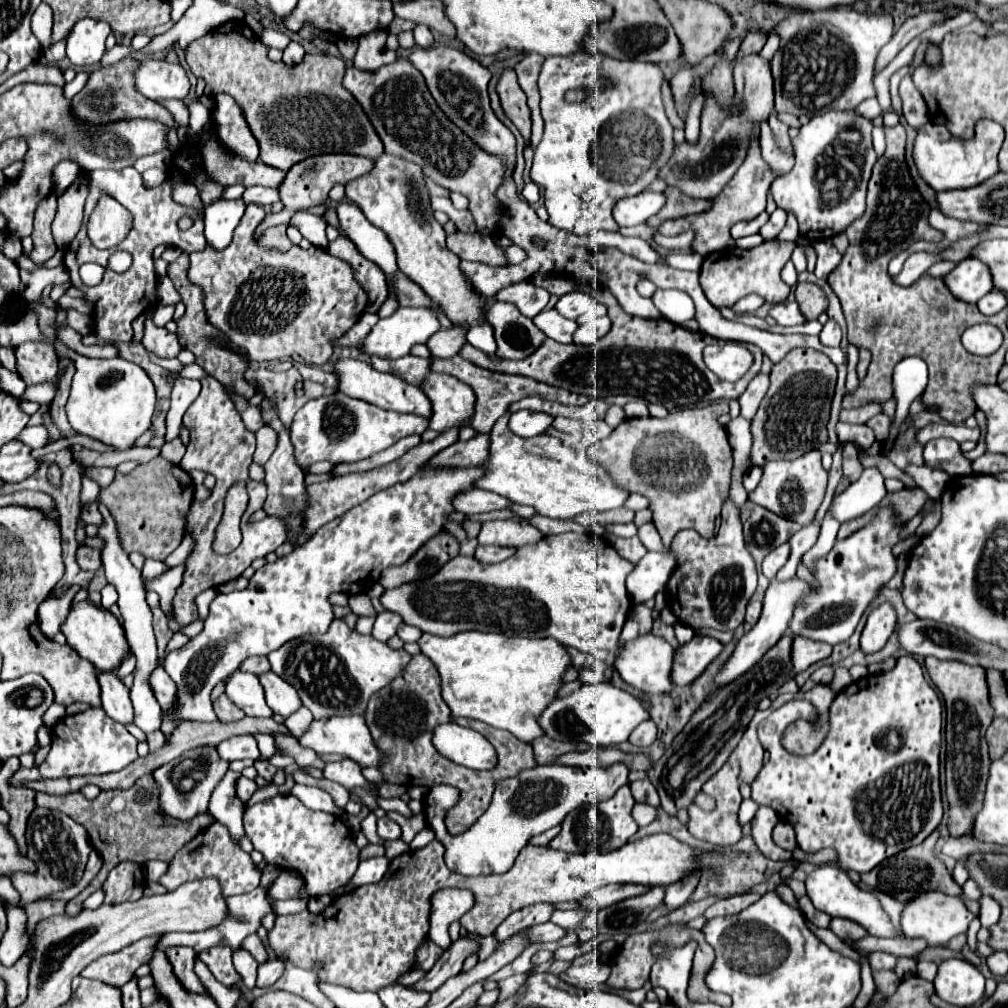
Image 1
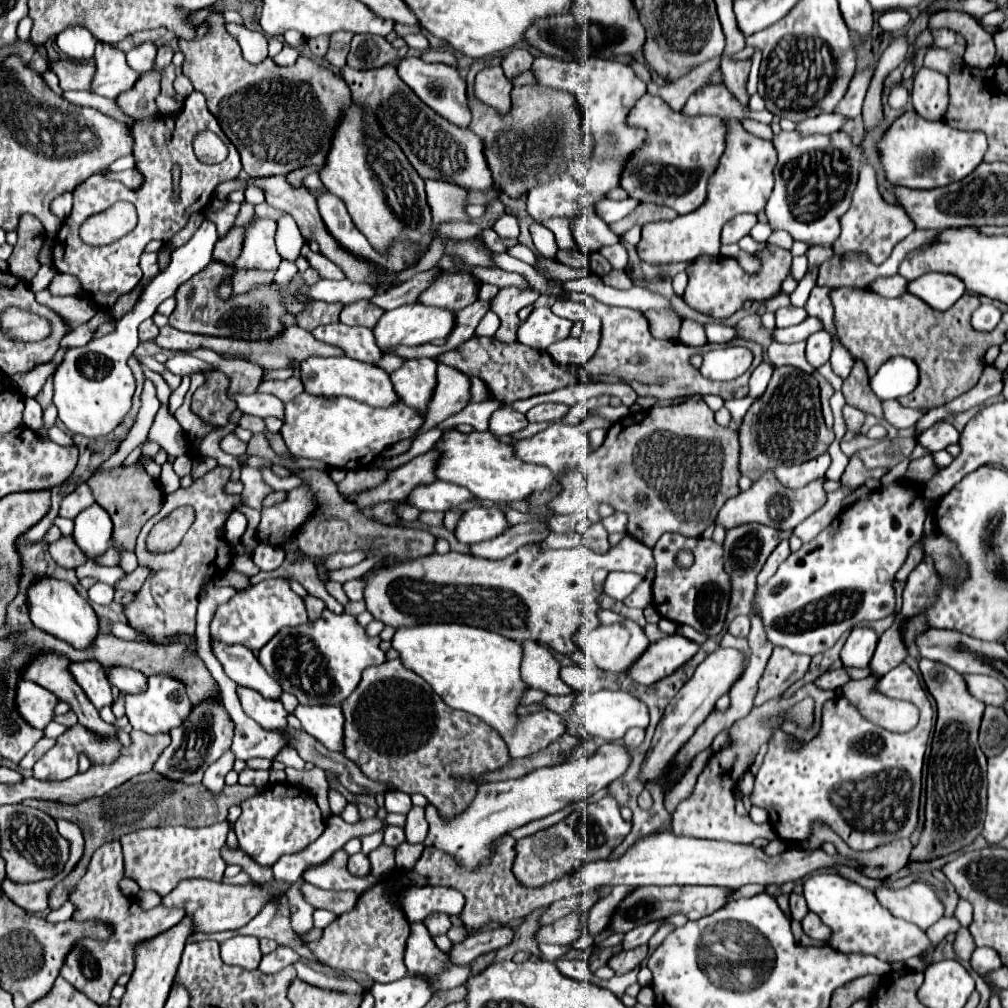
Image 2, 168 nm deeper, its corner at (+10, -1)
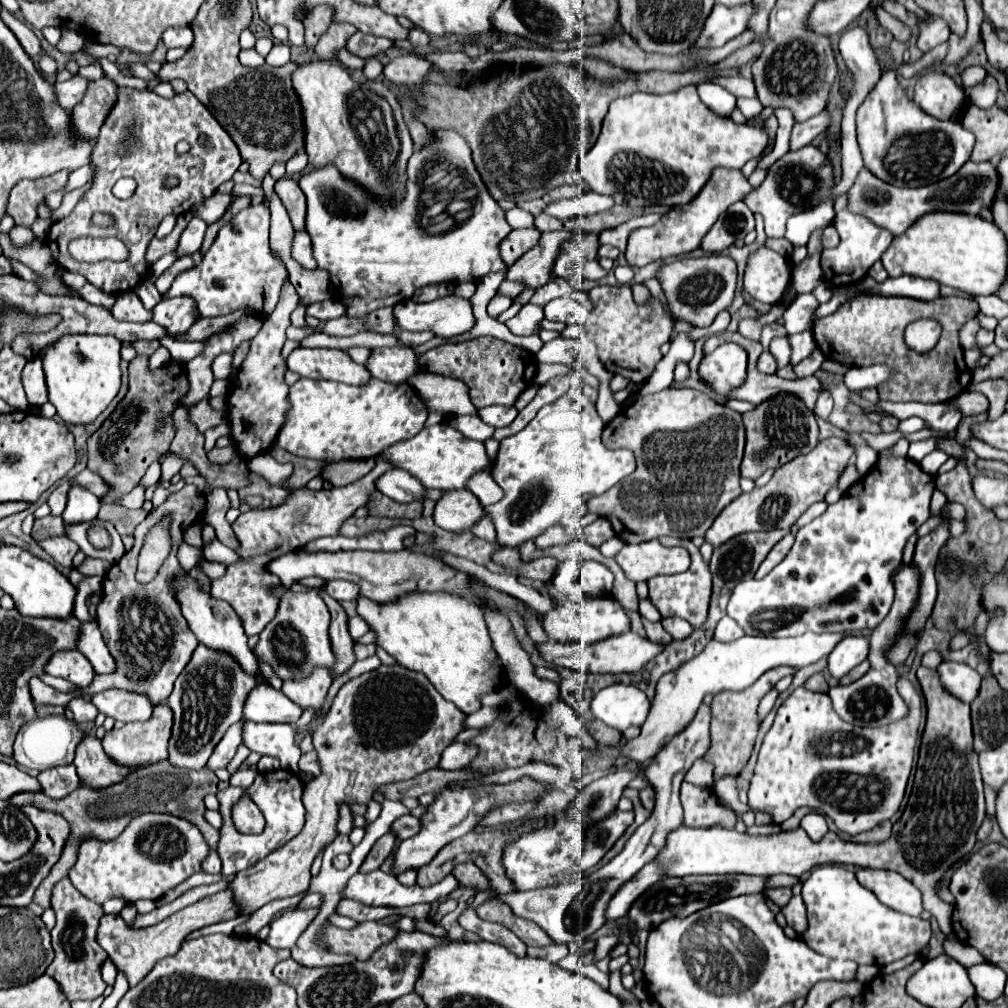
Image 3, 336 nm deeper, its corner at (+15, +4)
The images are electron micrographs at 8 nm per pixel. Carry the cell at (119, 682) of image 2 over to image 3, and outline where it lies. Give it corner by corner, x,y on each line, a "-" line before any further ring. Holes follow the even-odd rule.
82,623
78,649
80,649
80,653
86,655
86,659
92,663
92,667
98,675
108,675
108,673
116,671
116,661
110,655
96,623

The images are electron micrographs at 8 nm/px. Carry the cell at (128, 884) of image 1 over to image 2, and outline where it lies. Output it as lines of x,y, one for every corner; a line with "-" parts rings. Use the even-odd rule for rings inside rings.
109,842
103,844
91,858
91,864
85,872
85,876
77,882
75,890
69,894
69,902
75,906
75,912
71,920
75,922
103,922
113,928
113,936
109,940
93,940
93,938
81,938
77,944
73,944
73,952
65,958
65,964
61,968
61,976
73,984
79,992
83,992
89,1000
97,1004
109,1002
109,994
121,974
131,974
135,964
135,946
141,940
153,938
159,932
169,930
179,920
183,920
185,912
181,908
153,908
153,910
141,910
139,904
125,898
119,892
119,880
123,878
123,854
121,844

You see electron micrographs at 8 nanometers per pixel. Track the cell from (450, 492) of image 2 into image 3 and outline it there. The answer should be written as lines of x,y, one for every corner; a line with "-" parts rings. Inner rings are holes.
392,469
388,473
384,473
376,487
380,489
380,493
388,495
390,499
398,501
398,503
412,503
412,501
422,501
426,487
420,483
420,479
416,479
414,475
408,475
408,471
404,469

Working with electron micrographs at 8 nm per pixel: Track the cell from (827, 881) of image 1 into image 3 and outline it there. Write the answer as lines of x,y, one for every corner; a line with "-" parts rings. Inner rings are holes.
838,865
816,867
810,873
810,877
802,883
802,899
808,909
808,929
802,935
802,939
808,943
808,947
812,947
814,951
828,955
832,959
852,959
858,965
884,967
884,965
888,965
896,959
902,959
910,953
918,953
922,949
922,945
926,945
930,941
930,923
928,921
892,911
890,907
884,907
884,903
880,903
876,899
876,895
872,895
872,891
868,891
866,887
862,887
858,883
858,879
852,871
838,867

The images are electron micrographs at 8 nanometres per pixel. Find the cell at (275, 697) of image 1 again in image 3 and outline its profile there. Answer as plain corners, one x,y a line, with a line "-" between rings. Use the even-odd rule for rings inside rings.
188,575
182,581
176,581
176,597
180,599
182,615
186,617
190,629
194,631
194,635
198,637
200,643
204,643
212,651
222,651
222,653
230,655
242,667
244,673
260,679
262,685
268,685
268,679
260,673
258,659
252,655
252,651
250,651
250,647
246,643
248,637
246,637
244,629
242,629
242,621
236,615
236,611
232,611
232,607
228,603
218,601
218,599
212,599
212,595
202,593

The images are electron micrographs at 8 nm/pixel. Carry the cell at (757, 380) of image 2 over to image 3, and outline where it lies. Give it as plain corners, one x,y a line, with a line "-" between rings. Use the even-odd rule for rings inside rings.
762,353
758,359
758,371
760,373
776,373
776,361
772,353

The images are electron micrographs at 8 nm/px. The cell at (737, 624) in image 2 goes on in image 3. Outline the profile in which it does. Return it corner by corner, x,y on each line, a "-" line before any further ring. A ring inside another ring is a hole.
722,617
716,625
716,633
714,633
714,639
718,641
734,641
738,637
742,637
744,631
740,629
740,625
732,619
732,617

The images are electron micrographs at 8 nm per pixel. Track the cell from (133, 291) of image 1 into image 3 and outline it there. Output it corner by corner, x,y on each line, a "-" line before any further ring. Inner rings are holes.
120,87
118,103
100,129
96,151
92,153
92,163
98,167
94,187
78,201
68,217
56,221
50,227
46,245
50,247
52,257
62,269
84,275
104,293
124,293
128,289
134,289
148,275
144,253
160,221
166,215
184,215
196,203
208,199
220,183
232,179
242,159
230,135
220,127
220,123
216,123
212,113
204,109
190,91
178,93
172,99
162,99
150,89
134,91
128,87
-
198,135
208,135
206,147
200,147
196,143
-
178,141
188,141
190,151
178,155
-
120,177
132,177
138,183
136,193
128,201
122,201
112,193
112,187
-
168,177
176,177
178,185
168,187
-
102,207
108,207
108,211
116,217
116,225
110,229
98,229
90,223
92,213
102,211
-
76,237
118,237
126,243
130,255
122,263
80,263
68,253
68,243

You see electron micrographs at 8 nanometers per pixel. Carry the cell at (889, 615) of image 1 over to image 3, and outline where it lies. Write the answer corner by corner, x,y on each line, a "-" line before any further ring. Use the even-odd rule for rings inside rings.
848,635
844,637
828,655
828,669
834,679
846,675
852,667
860,665
870,651
870,639
866,635

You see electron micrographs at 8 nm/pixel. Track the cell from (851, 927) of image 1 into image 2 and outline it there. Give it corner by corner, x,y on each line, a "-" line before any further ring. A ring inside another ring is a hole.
809,912
803,920
801,920
801,928
803,928
803,932
809,936
809,938
813,938
813,940
827,940
829,936
831,936
831,930
819,920
819,916
817,914
813,914
813,912

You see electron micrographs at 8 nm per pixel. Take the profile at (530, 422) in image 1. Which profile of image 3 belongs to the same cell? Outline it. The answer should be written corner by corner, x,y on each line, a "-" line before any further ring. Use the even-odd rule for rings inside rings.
496,405
496,407
480,409
478,415
486,425
492,425
492,427
498,429
498,427
510,425
514,421
514,417
518,415
518,411
516,411
516,407
500,407
500,405

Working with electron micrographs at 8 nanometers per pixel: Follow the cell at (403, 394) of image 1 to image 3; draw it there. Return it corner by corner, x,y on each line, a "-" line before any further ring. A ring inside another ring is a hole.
296,347
286,359
290,371
306,379
328,379
346,385
366,385
372,375
342,349
306,349

